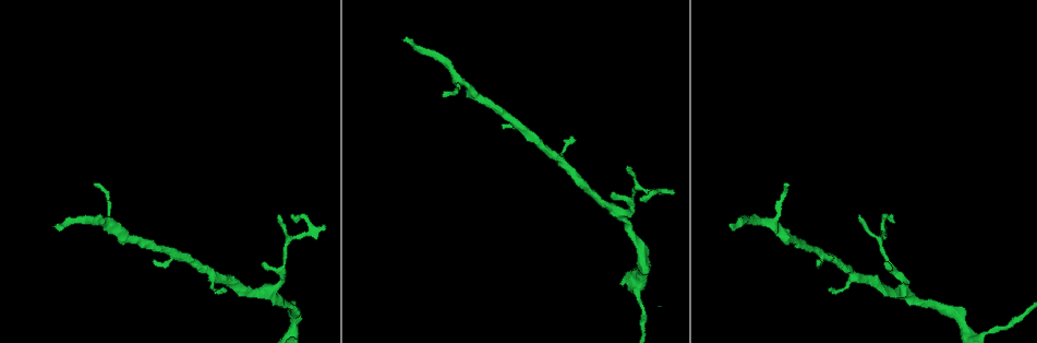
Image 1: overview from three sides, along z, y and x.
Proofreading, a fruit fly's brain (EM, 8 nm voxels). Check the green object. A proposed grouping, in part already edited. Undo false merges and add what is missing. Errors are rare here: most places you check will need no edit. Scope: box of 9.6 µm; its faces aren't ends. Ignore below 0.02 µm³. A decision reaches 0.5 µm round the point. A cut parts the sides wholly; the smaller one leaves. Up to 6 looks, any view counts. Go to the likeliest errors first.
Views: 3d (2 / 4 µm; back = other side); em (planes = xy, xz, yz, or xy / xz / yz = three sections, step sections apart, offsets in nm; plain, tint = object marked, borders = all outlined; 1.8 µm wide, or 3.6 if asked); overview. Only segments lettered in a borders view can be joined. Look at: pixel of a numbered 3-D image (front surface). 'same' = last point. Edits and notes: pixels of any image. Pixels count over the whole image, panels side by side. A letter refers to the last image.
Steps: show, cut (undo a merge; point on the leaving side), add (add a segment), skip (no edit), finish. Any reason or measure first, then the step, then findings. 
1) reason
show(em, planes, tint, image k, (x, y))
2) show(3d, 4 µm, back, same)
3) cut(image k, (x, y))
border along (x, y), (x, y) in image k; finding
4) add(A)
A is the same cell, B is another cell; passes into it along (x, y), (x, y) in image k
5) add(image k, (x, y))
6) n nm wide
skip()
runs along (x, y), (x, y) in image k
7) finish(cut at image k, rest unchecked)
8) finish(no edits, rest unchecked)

an open end
show(3d, 2 µm, image 1, (733, 225))

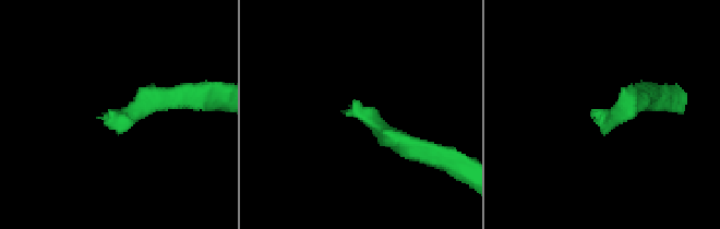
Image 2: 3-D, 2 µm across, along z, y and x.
show(em, planes, borders, image 2, (603, 114))

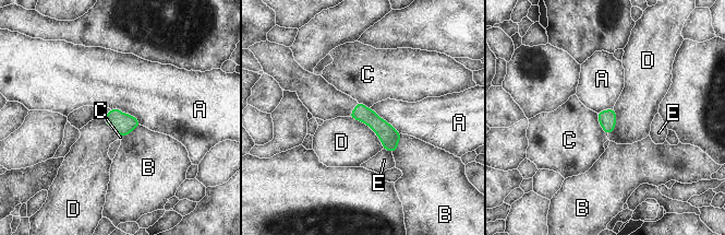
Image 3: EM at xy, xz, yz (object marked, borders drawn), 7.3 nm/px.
skip()
A, B, C, D and E are other cells; runs along (359, 105), (389, 137), (393, 149) in image 3; no lettered segment goes on from it

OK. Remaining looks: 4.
an open end
show(em, planes, borders, image 1, (223, 289))

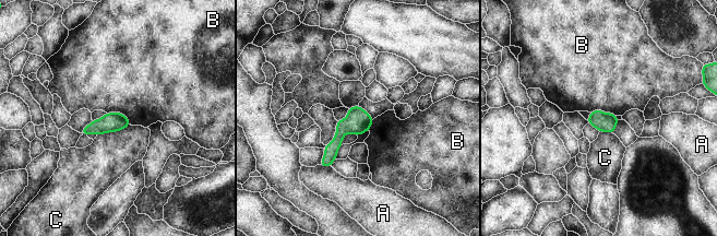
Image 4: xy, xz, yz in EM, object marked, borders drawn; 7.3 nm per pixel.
skip()
A, B and C are other cells; border along (106, 111), (120, 111), (130, 124) in image 4; no lettered segment goes on from it

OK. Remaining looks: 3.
branch stops here
show(em, yz, step 4, borders, image 1, (611, 193))

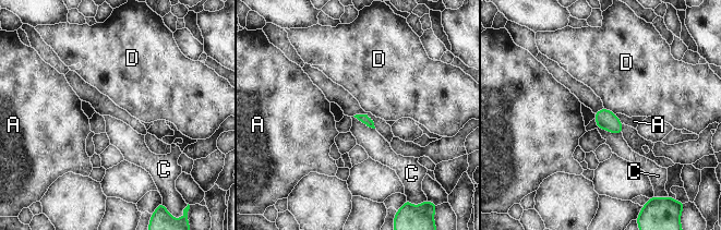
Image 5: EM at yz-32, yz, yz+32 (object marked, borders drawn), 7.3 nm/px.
skip()
A, C and D are other cells; no lettered segment goes on from it

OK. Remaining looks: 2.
finish(no edits, rest unchecked)

